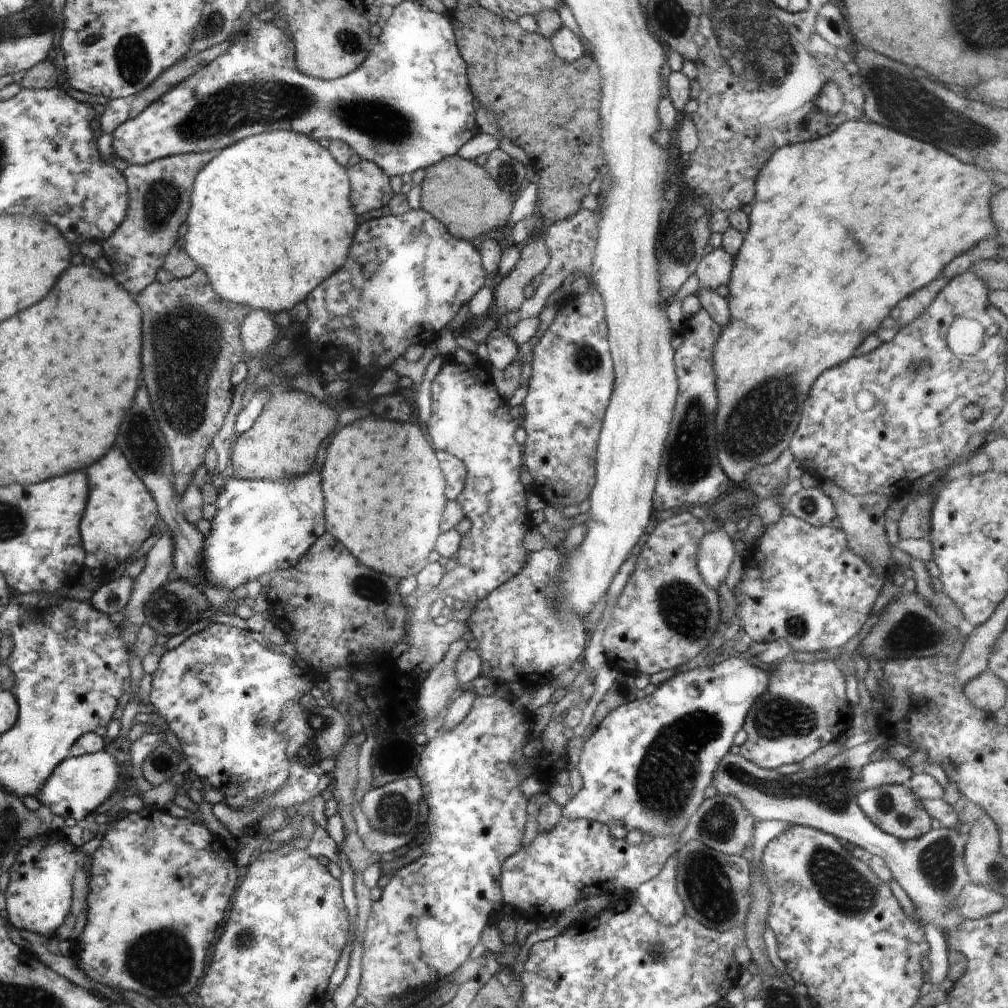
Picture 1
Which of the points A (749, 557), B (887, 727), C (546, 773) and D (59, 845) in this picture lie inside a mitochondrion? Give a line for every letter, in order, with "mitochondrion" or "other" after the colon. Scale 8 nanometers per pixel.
A: other
B: other
C: other
D: other

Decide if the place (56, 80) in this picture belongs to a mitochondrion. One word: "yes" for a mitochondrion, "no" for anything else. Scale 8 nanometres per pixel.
no

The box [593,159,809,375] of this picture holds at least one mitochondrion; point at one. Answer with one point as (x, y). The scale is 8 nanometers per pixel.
(678, 245)

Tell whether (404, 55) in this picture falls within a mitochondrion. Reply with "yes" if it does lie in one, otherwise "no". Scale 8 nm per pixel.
no

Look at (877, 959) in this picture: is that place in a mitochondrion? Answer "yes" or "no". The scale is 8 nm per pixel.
no

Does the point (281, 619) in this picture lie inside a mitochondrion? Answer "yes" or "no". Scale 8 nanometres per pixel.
no

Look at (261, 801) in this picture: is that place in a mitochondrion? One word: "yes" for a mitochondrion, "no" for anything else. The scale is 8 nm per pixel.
no

